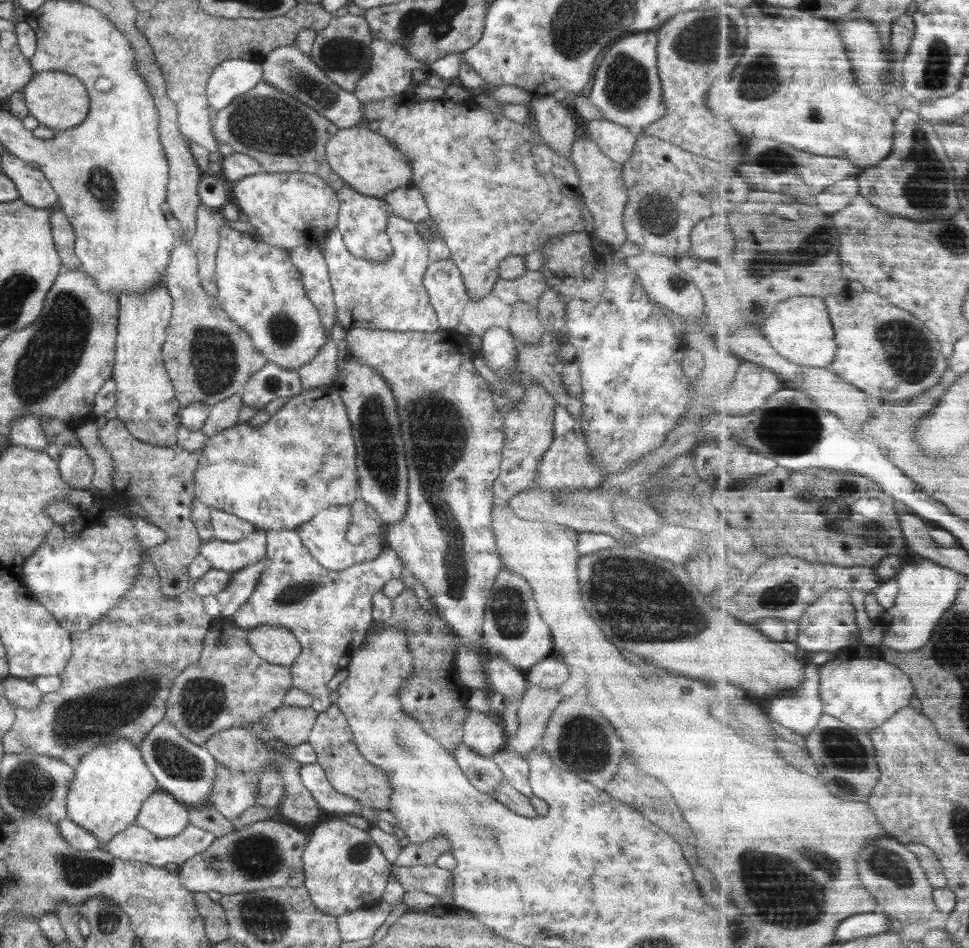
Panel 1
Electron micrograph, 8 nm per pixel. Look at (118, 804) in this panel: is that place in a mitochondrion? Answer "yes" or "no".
no

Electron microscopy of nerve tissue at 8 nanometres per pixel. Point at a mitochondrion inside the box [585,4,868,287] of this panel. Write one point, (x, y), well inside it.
(701, 39)

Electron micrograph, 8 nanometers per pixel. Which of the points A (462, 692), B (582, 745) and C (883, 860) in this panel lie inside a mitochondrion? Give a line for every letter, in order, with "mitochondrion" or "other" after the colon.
A: other
B: mitochondrion
C: mitochondrion

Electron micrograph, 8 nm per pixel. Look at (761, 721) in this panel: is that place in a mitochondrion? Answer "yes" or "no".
no

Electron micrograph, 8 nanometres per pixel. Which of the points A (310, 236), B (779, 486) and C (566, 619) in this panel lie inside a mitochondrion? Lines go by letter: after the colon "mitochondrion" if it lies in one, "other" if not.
A: other
B: other
C: other

